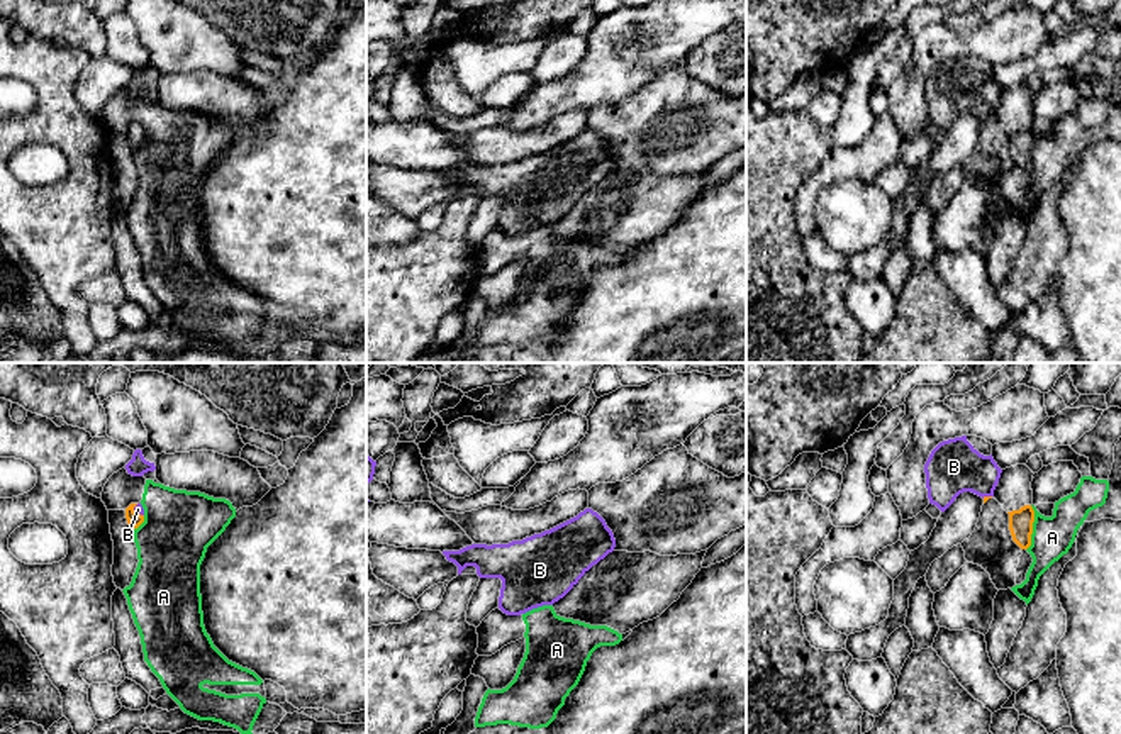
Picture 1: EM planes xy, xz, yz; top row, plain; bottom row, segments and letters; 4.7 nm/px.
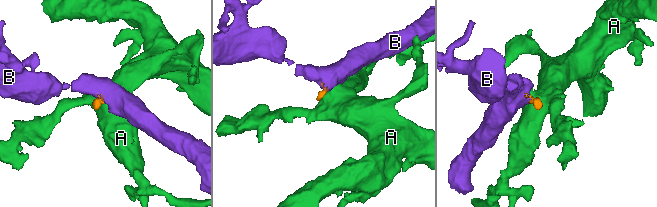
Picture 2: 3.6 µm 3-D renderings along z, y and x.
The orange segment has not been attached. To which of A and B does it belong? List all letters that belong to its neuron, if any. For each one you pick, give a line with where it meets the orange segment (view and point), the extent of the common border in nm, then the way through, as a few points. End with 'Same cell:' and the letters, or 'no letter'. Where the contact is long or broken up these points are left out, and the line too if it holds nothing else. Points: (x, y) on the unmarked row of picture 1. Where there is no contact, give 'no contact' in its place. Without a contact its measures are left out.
B: xy (134, 133) | 70 nm | across xy (134, 141), (134, 133), (138, 129)
Same cell: B

